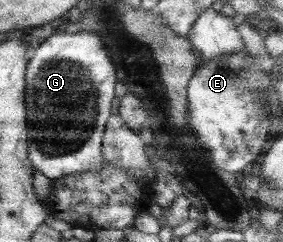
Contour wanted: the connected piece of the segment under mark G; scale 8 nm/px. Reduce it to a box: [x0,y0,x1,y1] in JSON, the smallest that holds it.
[25,33,115,180]

